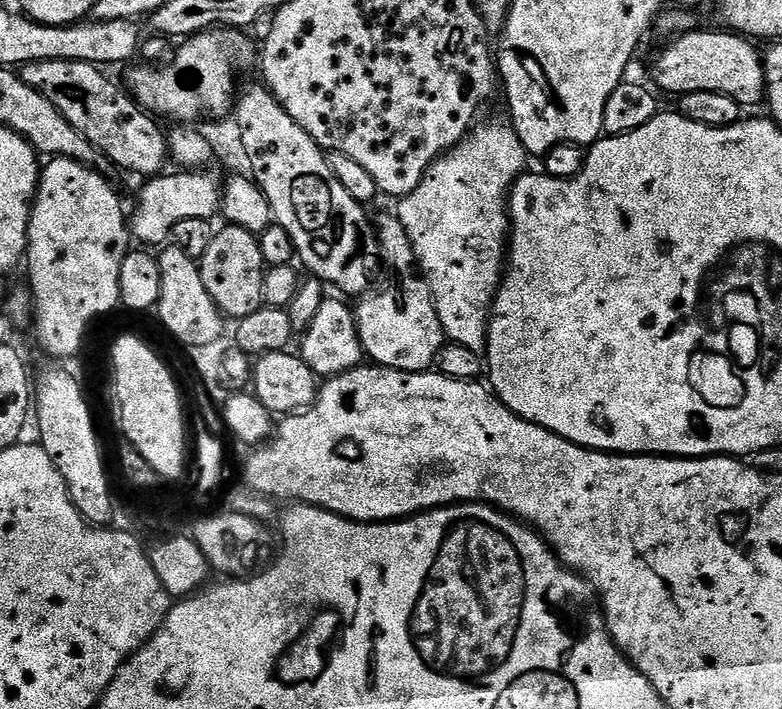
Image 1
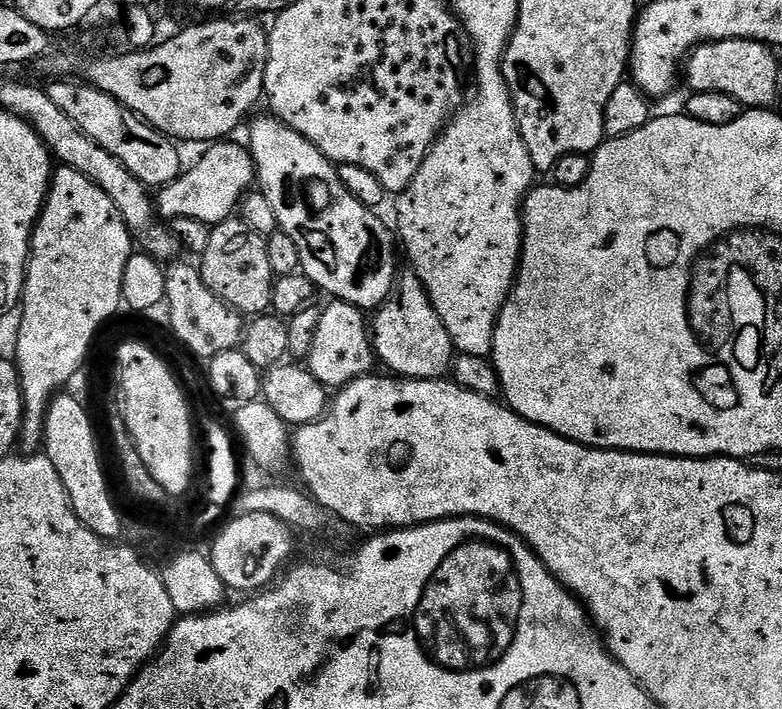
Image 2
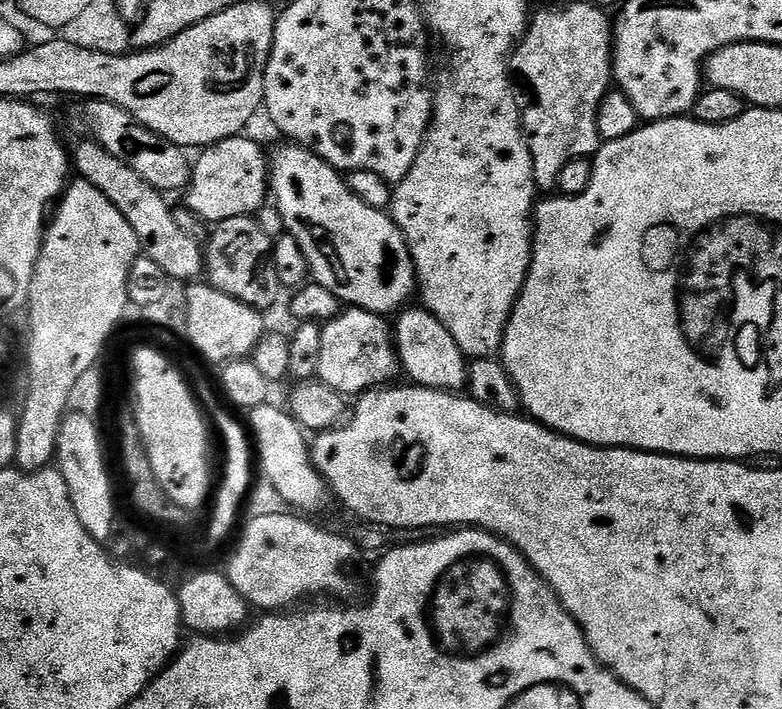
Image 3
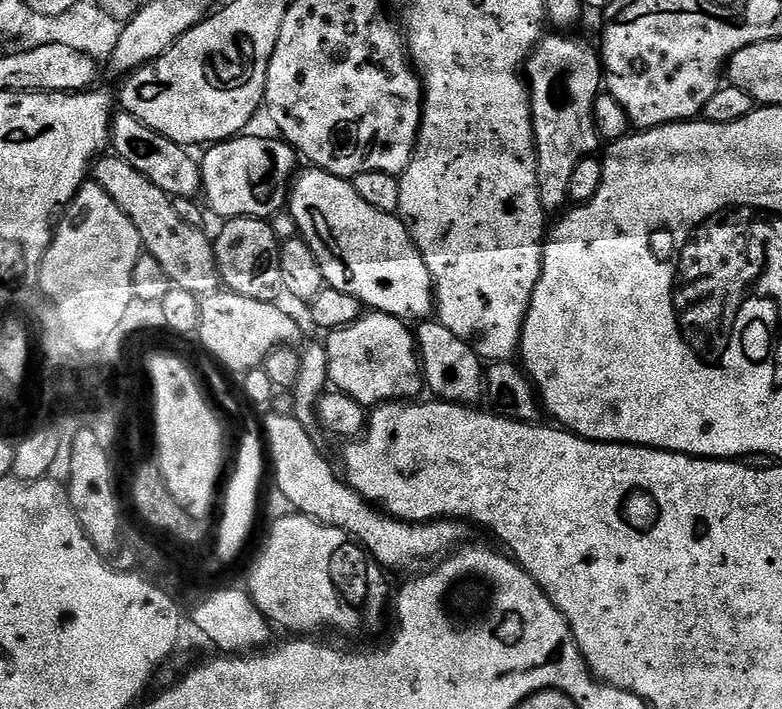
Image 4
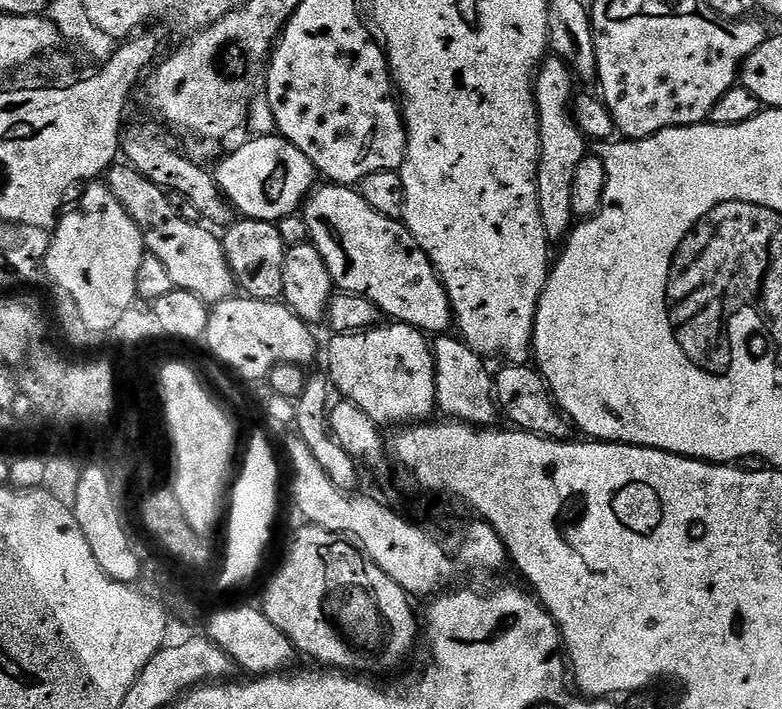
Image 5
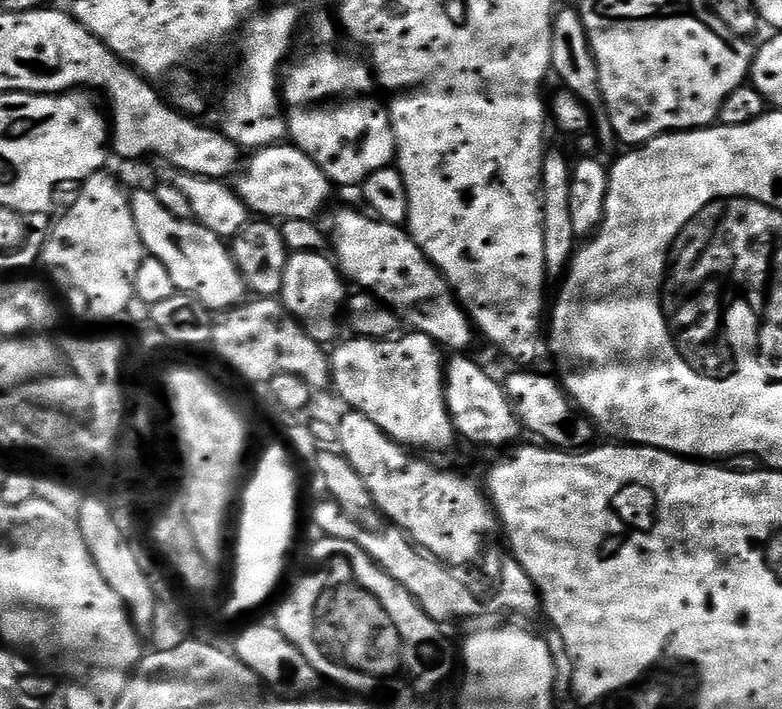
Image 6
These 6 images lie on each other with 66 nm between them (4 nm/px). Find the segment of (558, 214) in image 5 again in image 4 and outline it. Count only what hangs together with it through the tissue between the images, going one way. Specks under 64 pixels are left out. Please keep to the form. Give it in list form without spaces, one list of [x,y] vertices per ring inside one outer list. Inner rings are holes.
[[[572,34],[545,35],[533,48],[526,61],[526,87],[532,102],[532,129],[536,139],[538,166],[538,198],[545,213],[560,214],[569,207],[570,178],[574,166],[593,155],[602,144],[594,126],[594,102],[602,91],[602,57],[595,47],[584,40],[575,40]]]

